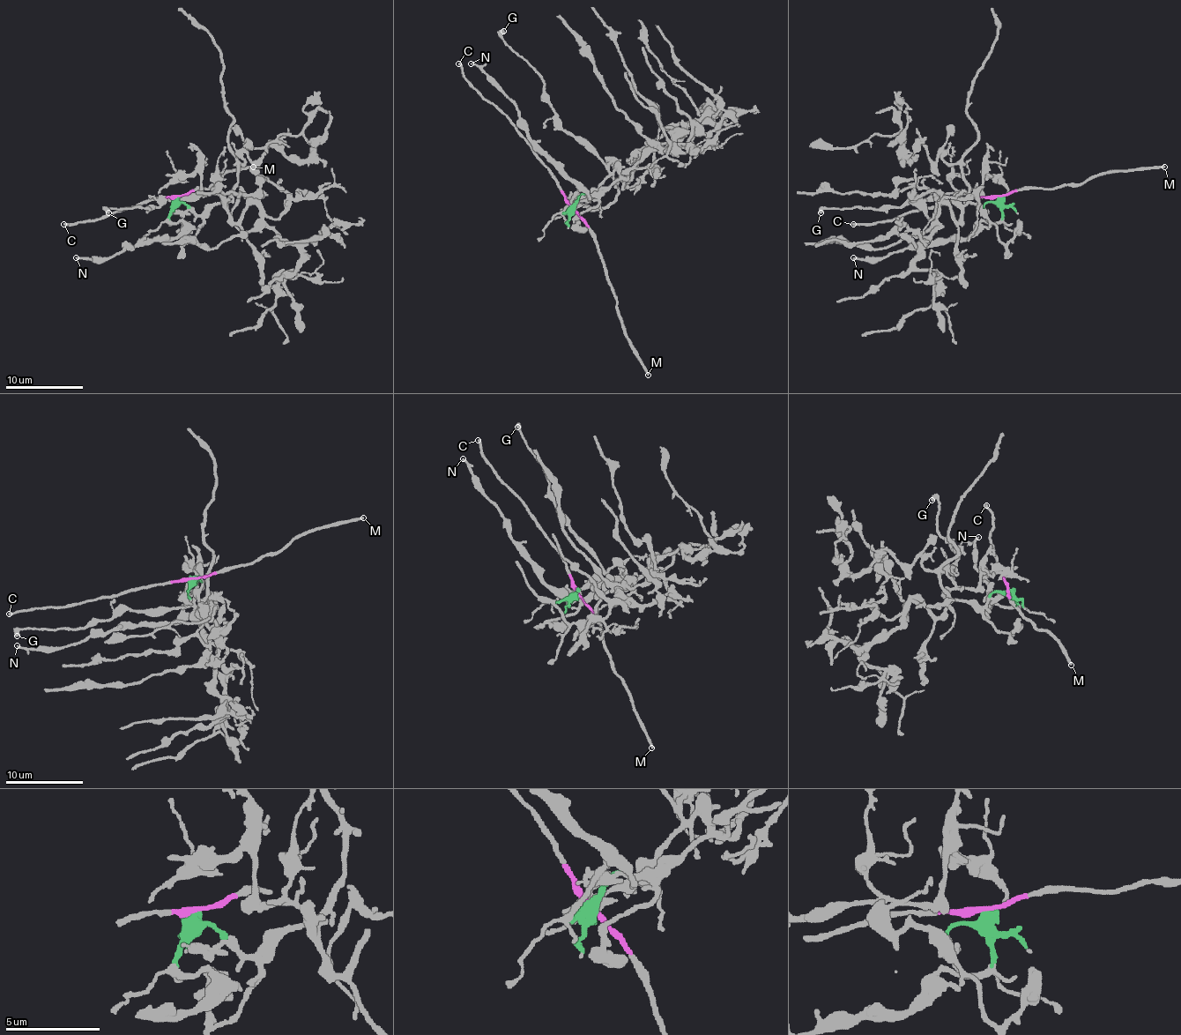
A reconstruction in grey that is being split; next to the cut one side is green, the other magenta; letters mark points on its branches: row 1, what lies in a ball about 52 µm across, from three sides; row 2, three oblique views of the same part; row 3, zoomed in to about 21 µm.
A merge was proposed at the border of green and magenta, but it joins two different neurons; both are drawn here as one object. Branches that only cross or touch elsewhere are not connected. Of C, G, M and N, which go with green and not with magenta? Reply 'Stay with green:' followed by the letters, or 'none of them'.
Stay with green: G, N

